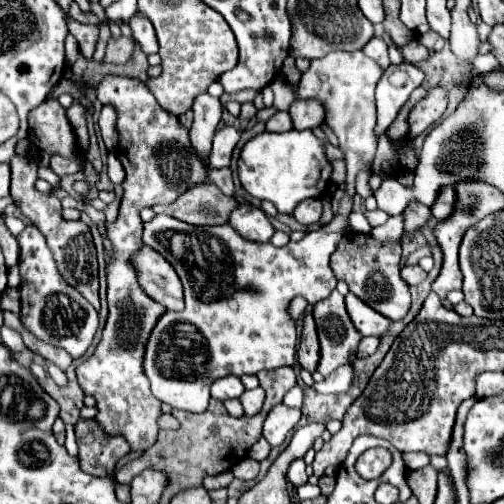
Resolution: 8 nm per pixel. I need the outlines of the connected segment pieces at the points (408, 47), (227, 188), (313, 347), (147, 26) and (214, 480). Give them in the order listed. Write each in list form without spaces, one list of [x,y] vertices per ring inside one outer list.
[[[415,36],[409,44],[405,44],[403,48],[401,48],[401,54],[403,54],[403,58],[405,58],[405,62],[411,62],[411,64],[419,64],[419,62],[423,62],[423,60],[427,60],[427,56],[429,56],[429,50],[419,42],[419,38]]]
[[[221,168],[221,170],[211,170],[209,172],[209,182],[213,182],[223,194],[233,196],[233,180],[231,180],[231,170],[229,168]]]
[[[307,314],[305,324],[303,324],[301,348],[299,348],[299,364],[301,364],[301,368],[305,368],[309,372],[315,372],[319,360],[321,360],[321,346],[319,346],[315,322],[313,322],[313,316]]]
[[[133,16],[133,18],[129,18],[129,26],[131,26],[131,30],[133,30],[133,36],[135,36],[137,44],[141,46],[141,50],[143,50],[145,54],[153,54],[153,52],[159,50],[153,24],[151,24],[147,18],[143,18],[143,16]]]
[[[227,470],[227,472],[223,472],[223,474],[207,476],[203,484],[205,484],[207,490],[217,490],[217,488],[227,488],[227,486],[231,484],[231,480],[233,480],[233,472]]]

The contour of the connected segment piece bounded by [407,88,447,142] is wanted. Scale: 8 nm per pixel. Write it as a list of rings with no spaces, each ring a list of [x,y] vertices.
[[[433,88],[421,102],[417,102],[413,106],[413,110],[409,112],[409,136],[407,142],[413,142],[413,138],[417,134],[421,134],[423,130],[427,130],[433,122],[437,122],[443,114],[447,106],[447,96],[443,88]]]

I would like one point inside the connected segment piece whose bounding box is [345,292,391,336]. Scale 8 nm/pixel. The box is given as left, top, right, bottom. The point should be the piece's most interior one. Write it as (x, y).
(366, 320)

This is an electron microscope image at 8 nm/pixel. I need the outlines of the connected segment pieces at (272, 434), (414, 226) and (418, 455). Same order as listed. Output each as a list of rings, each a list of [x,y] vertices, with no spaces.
[[[285,404],[273,406],[263,424],[263,438],[271,446],[279,446],[285,440],[287,432],[293,430],[293,426],[299,422],[299,418],[301,418],[299,408],[287,408]]]
[[[413,202],[413,206],[407,206],[403,210],[403,218],[405,218],[405,232],[409,234],[415,234],[421,224],[429,218],[429,208],[427,206],[417,206],[417,202]]]
[[[409,452],[409,454],[403,454],[403,462],[407,468],[423,468],[429,464],[429,454],[425,452]]]

